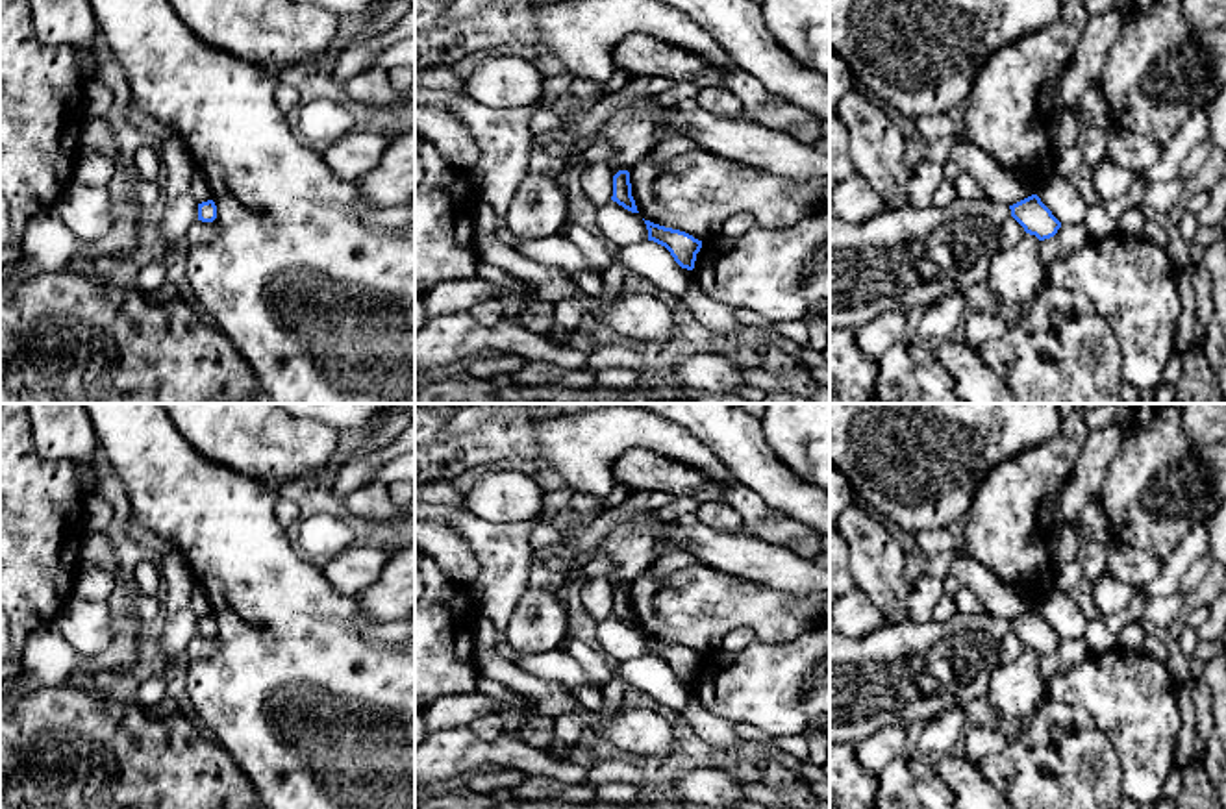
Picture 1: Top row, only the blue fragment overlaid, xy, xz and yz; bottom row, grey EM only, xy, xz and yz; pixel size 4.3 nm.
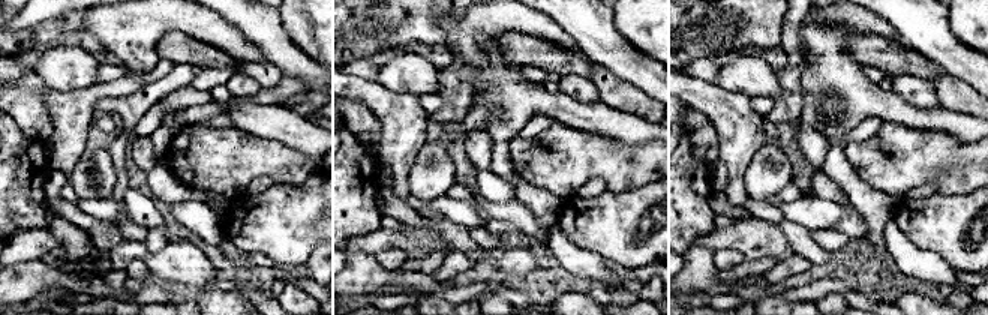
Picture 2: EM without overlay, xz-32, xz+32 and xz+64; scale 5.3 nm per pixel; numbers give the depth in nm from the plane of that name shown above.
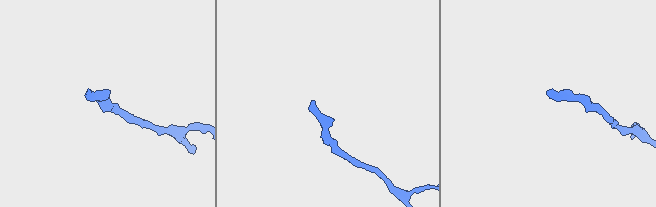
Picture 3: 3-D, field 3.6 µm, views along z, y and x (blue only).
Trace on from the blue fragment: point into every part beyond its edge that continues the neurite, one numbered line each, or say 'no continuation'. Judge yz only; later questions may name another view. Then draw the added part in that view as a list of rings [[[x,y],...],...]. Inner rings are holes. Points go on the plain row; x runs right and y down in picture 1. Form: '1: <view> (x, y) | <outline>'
1: yz (900, 672) | [[[956,613],[948,620],[924,622],[907,618],[857,639],[832,631],[830,742],[857,744],[885,728],[930,722],[987,694],[991,672],[998,666],[1000,642],[1009,631],[1009,620],[989,613]]]

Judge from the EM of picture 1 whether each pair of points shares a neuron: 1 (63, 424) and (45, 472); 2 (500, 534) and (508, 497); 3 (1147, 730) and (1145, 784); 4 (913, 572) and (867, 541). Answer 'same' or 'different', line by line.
1: different
2: different
3: same
4: different

